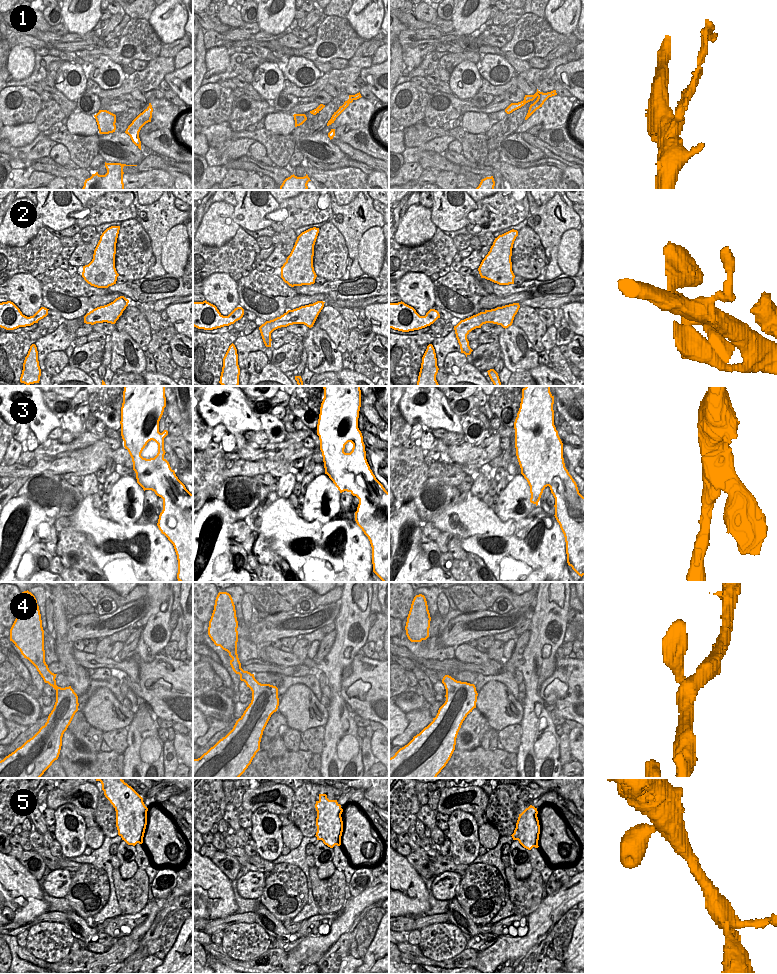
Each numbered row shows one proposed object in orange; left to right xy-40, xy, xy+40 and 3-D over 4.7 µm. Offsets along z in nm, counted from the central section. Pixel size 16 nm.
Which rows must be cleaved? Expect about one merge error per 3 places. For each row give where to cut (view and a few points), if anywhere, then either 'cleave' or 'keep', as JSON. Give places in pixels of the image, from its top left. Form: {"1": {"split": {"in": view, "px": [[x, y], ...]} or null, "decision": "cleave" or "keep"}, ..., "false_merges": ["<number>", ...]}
{"1": {"split": {"in": "xy", "px": [[344, 104], [332, 117]]}, "decision": "cleave"}, "2": {"split": null, "decision": "keep"}, "3": {"split": null, "decision": "keep"}, "4": {"split": null, "decision": "keep"}, "5": {"split": null, "decision": "keep"}, "false_merges": ["1"]}

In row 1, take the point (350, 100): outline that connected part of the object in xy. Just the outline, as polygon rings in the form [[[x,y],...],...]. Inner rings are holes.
[[[349,98],[347,101],[345,101],[343,107],[340,110],[338,110],[337,113],[333,117],[331,117],[331,119],[328,121],[327,126],[334,123],[336,118],[349,106],[350,103],[353,102],[353,100],[354,100],[353,98]]]

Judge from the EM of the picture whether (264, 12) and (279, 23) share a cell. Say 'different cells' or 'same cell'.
same cell

